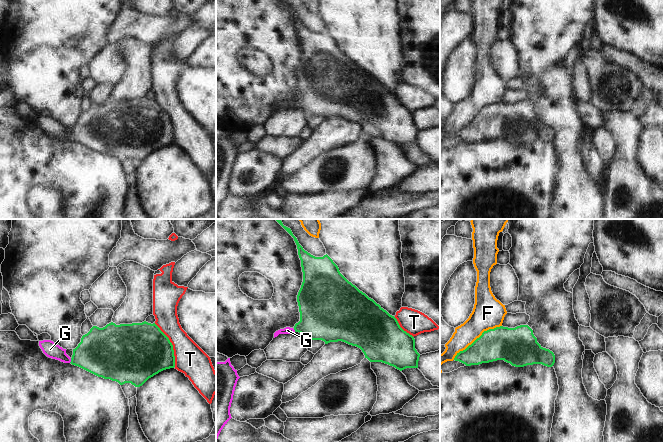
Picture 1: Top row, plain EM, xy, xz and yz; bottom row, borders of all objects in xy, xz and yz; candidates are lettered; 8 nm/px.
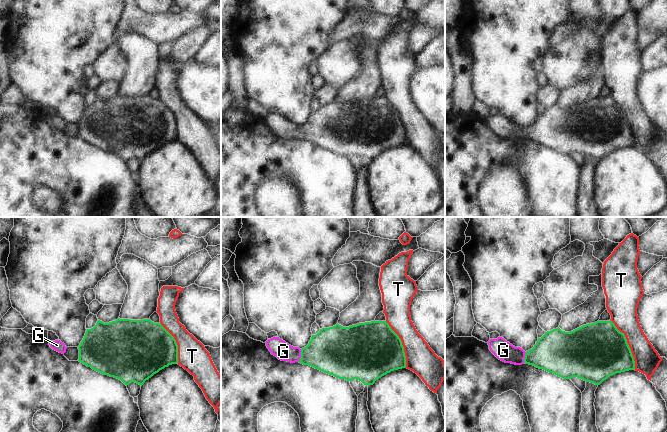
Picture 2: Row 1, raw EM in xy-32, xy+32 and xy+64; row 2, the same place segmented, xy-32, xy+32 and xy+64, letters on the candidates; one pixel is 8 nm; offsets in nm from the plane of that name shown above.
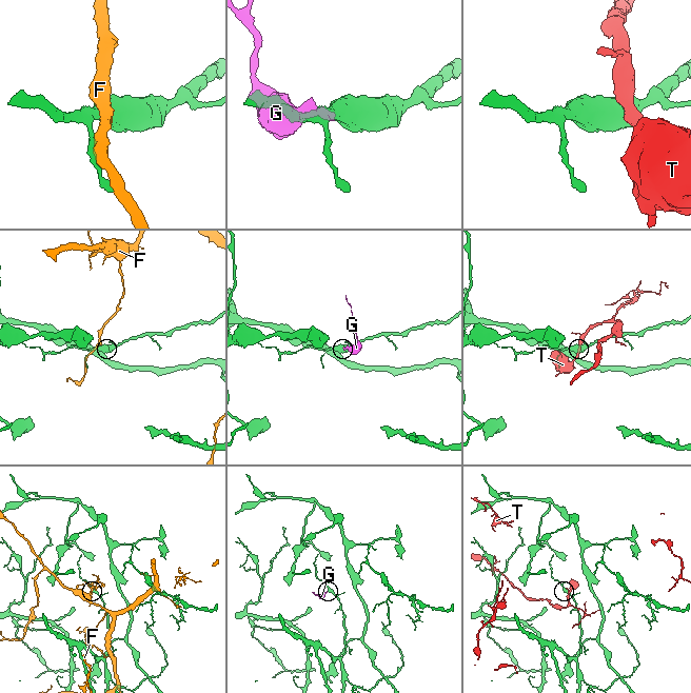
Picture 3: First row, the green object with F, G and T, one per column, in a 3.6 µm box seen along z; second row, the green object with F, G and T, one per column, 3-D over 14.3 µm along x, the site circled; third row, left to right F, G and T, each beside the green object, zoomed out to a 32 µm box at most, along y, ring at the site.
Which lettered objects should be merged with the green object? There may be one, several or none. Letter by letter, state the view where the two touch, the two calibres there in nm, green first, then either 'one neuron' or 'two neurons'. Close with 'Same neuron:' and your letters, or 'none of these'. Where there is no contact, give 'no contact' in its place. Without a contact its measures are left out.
F: contact in yz; calibres 280 and 260 nm; two neurons
G: contact in xy; calibres 380 and 120 nm; one neuron
T: contact in xy; calibres 440 and 240 nm; two neurons
Same neuron: G

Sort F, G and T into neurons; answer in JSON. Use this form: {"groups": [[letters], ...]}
{"groups": [["F"], ["G"], ["T"]]}

